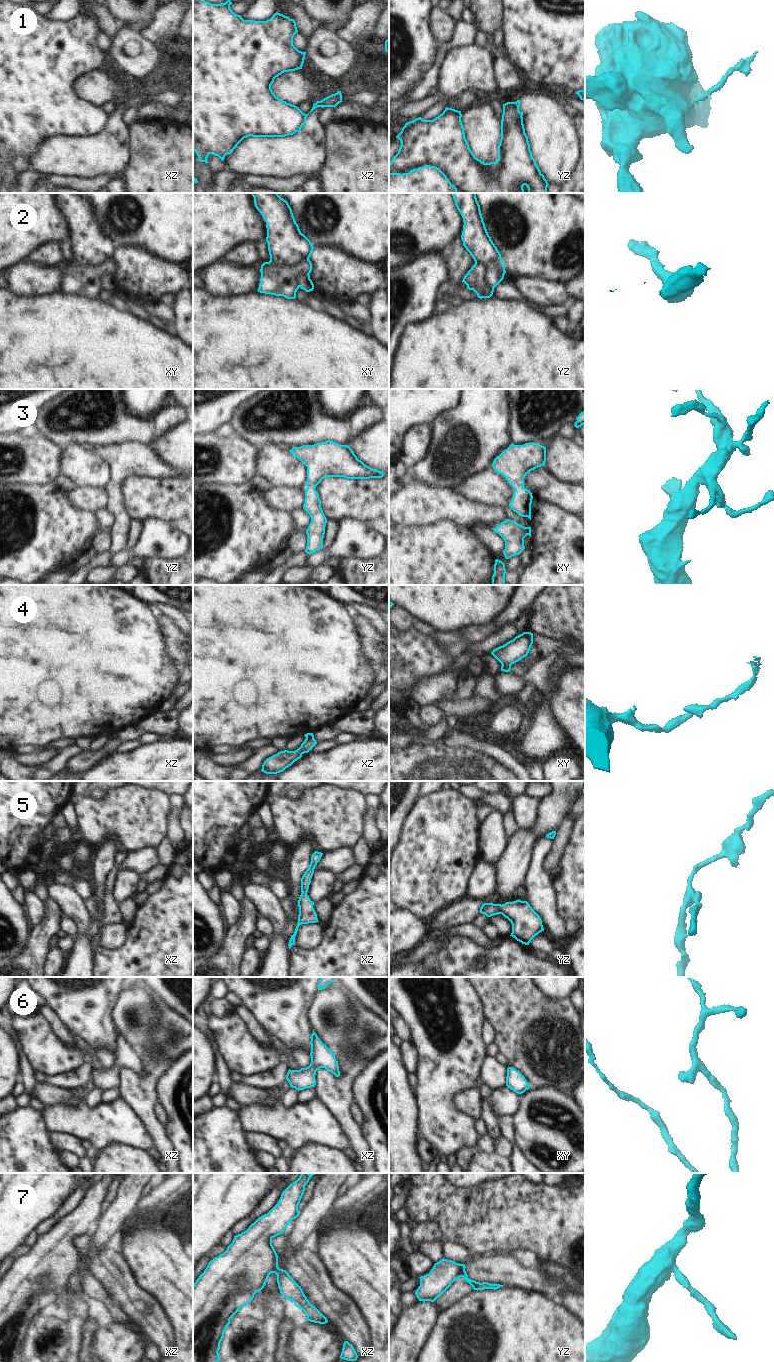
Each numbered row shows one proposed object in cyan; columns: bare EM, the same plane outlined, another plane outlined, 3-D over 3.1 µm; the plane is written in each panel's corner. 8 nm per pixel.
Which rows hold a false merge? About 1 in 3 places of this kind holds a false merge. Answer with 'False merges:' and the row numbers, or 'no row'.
False merges: 1, 2, 4

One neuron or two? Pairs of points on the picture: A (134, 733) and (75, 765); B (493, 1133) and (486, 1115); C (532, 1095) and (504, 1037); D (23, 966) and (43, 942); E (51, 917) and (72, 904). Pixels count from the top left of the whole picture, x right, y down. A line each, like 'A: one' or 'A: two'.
A: one
B: one
C: two
D: one
E: two

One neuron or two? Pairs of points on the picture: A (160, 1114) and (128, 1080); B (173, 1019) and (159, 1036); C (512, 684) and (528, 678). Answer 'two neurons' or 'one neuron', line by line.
A: two neurons
B: one neuron
C: one neuron

